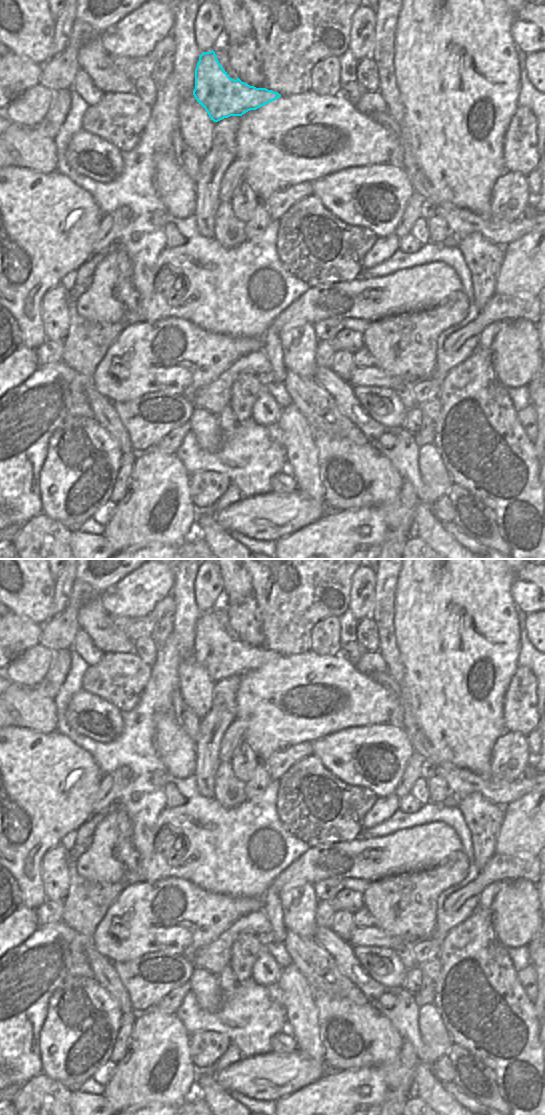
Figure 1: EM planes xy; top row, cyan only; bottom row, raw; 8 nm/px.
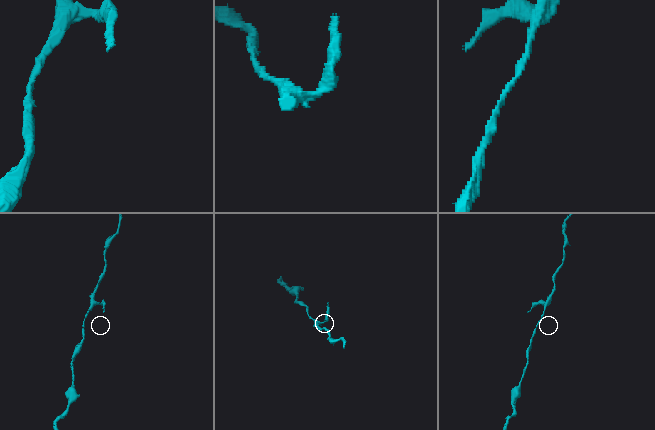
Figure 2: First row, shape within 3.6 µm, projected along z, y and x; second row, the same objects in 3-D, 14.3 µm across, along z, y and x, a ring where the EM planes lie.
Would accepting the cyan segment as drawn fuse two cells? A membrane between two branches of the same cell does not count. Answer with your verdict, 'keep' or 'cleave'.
keep

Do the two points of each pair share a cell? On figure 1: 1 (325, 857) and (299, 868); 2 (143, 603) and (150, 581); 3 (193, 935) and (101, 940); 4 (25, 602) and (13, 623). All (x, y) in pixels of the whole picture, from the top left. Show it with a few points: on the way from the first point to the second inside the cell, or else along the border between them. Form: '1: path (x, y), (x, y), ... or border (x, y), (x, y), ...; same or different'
1: path (319, 863), (310, 868), (305, 868); same
2: path (145, 598), (153, 590), (150, 586); same
3: path (170, 935), (131, 935), (124, 941); same
4: border (10, 611), (40, 624); different

